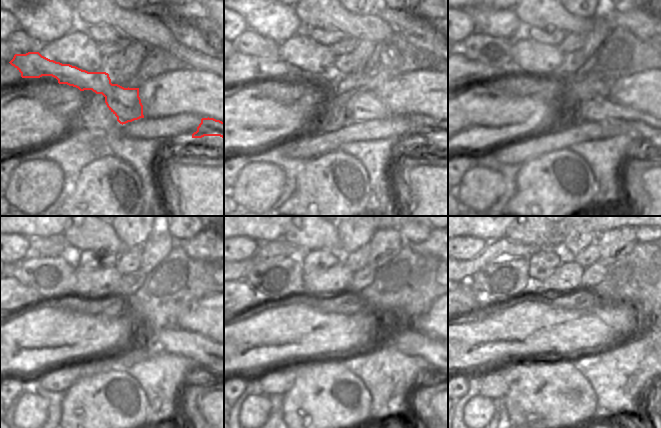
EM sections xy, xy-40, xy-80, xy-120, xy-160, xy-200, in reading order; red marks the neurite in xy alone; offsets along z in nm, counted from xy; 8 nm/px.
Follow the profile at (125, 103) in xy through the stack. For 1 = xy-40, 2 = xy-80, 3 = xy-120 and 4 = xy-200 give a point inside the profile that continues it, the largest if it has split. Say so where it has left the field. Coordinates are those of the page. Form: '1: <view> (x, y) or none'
1: xy-40 (359, 106)
2: xy-80 (631, 121)
3: xy-120 (203, 351)
4: xy-200 (468, 297)

